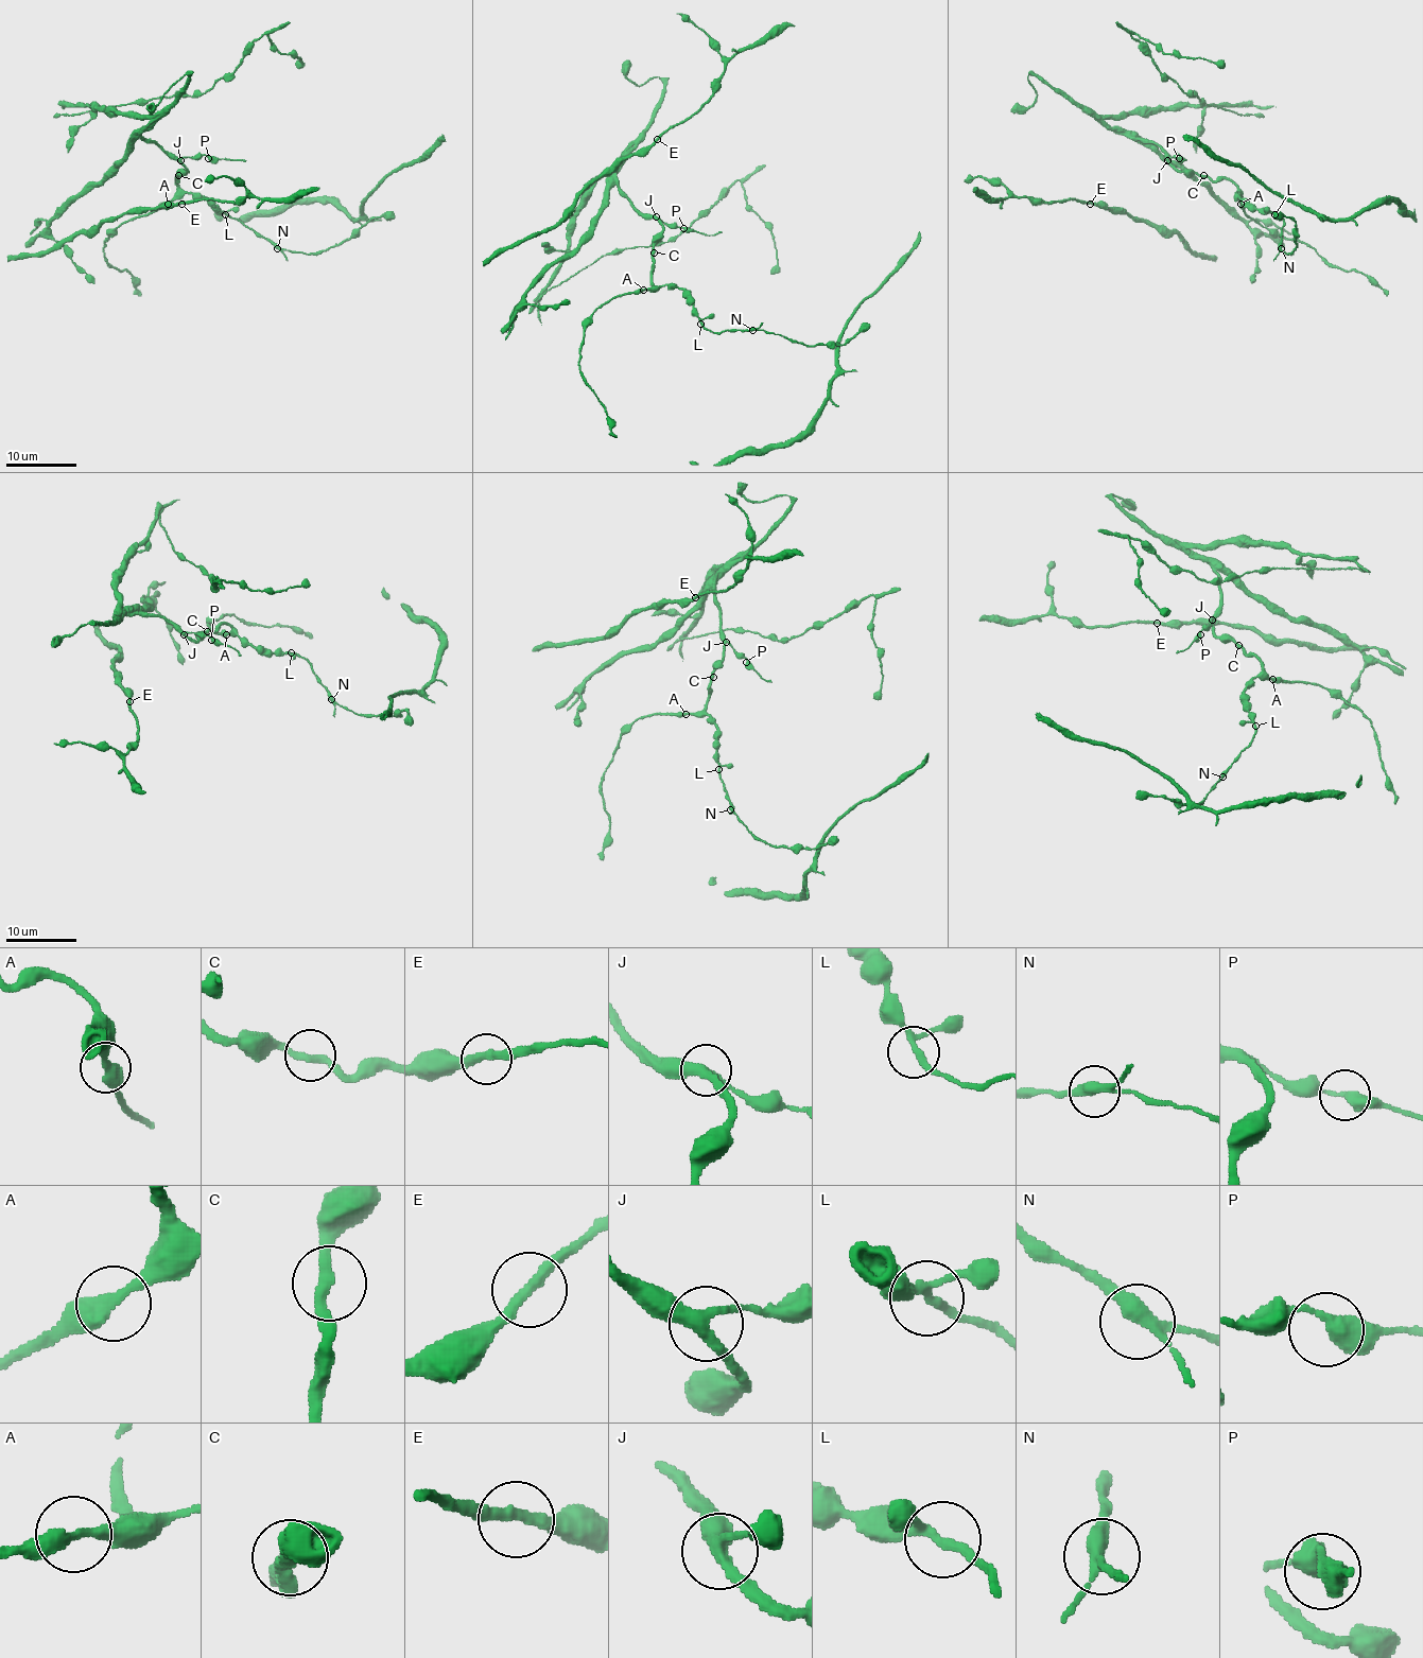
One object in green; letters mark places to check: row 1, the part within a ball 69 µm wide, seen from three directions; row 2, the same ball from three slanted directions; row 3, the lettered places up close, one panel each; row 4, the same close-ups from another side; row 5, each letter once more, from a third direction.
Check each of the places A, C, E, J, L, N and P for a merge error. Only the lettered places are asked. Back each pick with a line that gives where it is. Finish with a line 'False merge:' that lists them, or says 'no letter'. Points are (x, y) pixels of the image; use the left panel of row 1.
False merge: no letter

